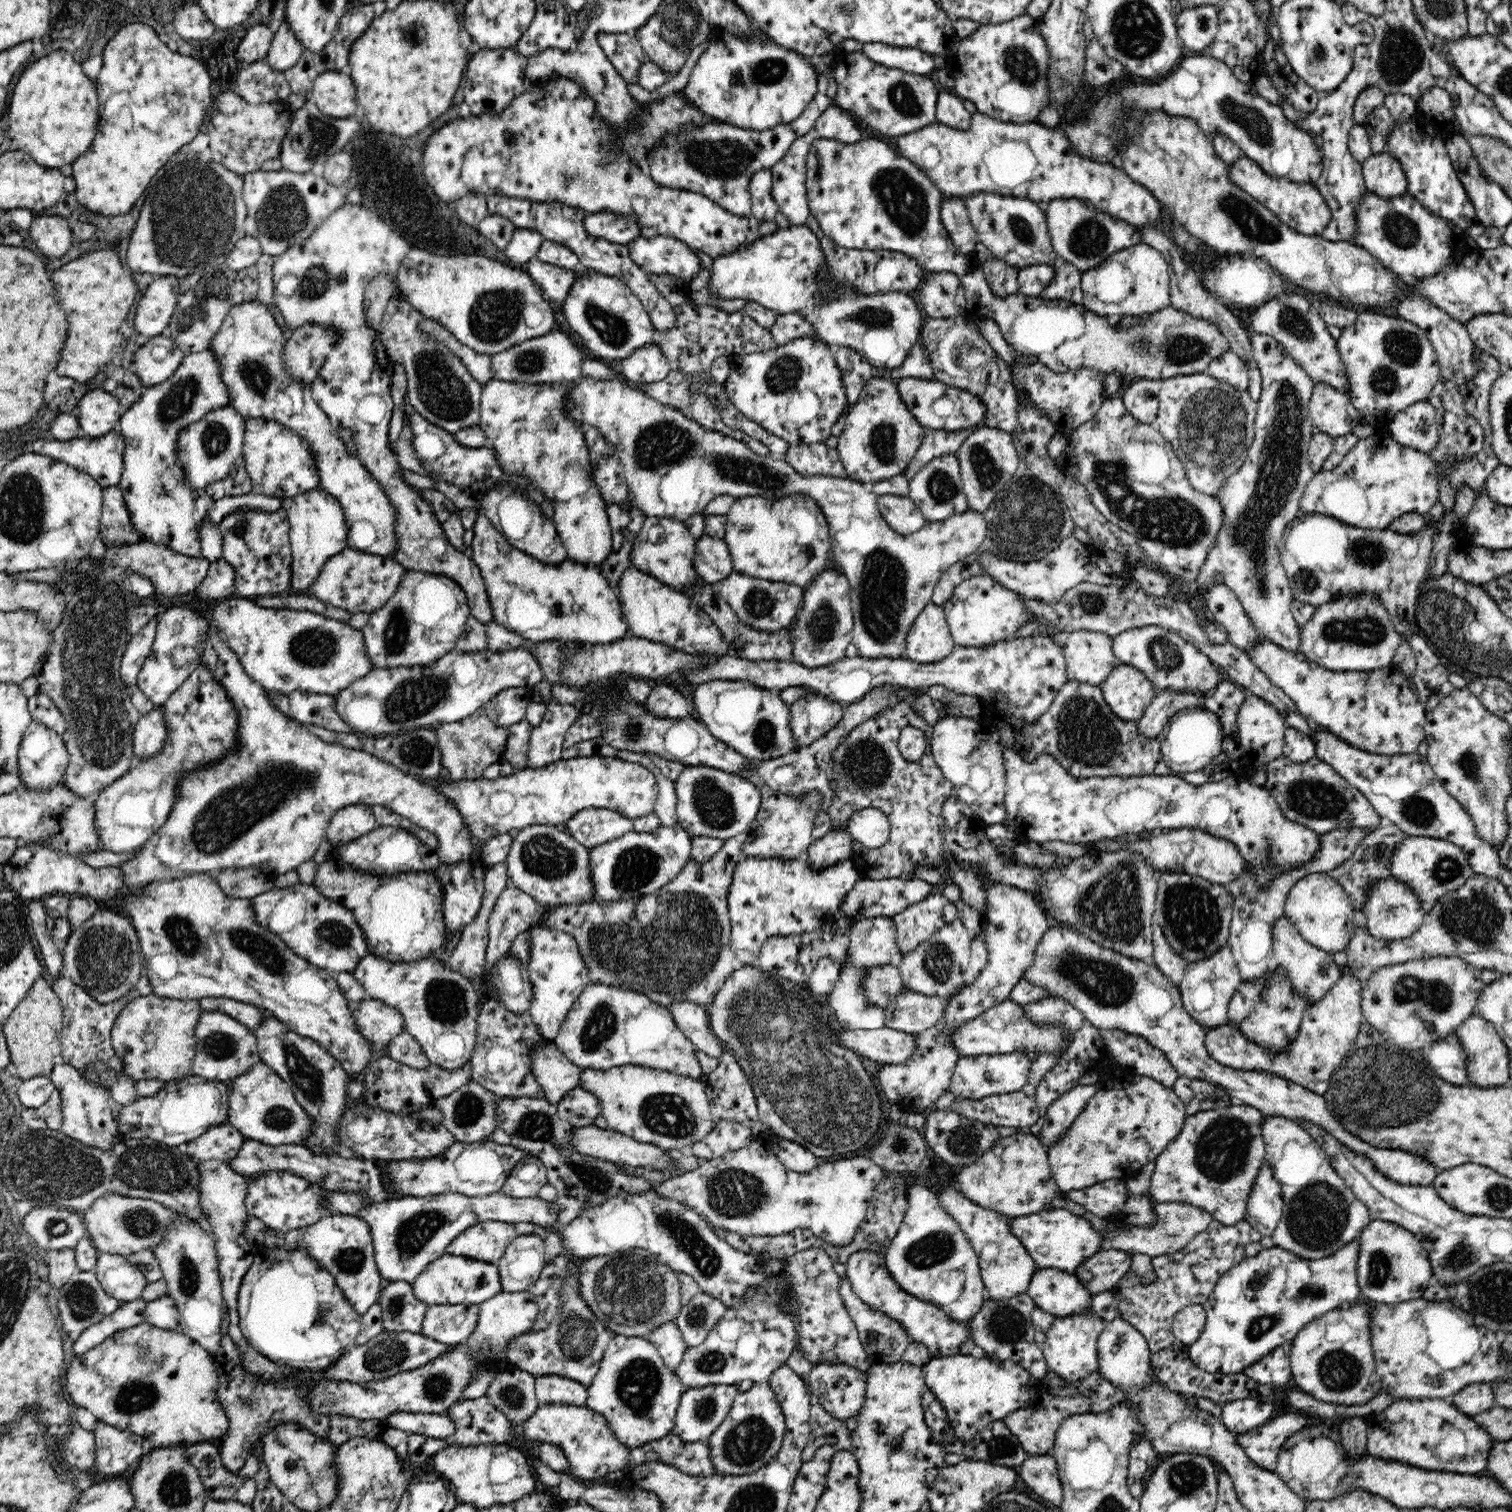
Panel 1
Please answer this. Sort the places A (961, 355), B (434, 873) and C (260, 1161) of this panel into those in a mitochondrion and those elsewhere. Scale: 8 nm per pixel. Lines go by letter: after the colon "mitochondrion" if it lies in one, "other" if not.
A: mitochondrion
B: other
C: mitochondrion

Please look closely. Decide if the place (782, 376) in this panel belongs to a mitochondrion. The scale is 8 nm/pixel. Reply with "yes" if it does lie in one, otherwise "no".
yes

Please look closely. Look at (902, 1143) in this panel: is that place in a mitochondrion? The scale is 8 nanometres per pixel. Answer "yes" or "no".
yes

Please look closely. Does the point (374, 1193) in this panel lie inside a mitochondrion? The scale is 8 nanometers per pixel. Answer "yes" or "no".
no

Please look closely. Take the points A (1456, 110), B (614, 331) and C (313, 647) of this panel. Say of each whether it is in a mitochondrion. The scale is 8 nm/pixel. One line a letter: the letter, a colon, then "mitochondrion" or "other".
A: other
B: mitochondrion
C: mitochondrion

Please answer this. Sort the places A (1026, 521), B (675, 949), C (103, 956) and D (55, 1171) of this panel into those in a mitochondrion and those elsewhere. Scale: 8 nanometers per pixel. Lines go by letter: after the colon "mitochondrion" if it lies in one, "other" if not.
A: mitochondrion
B: mitochondrion
C: mitochondrion
D: mitochondrion

